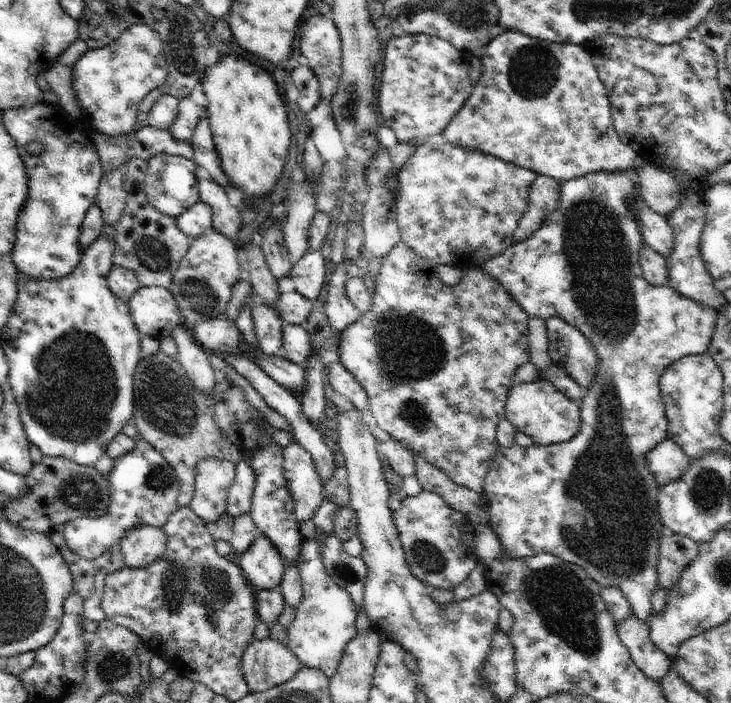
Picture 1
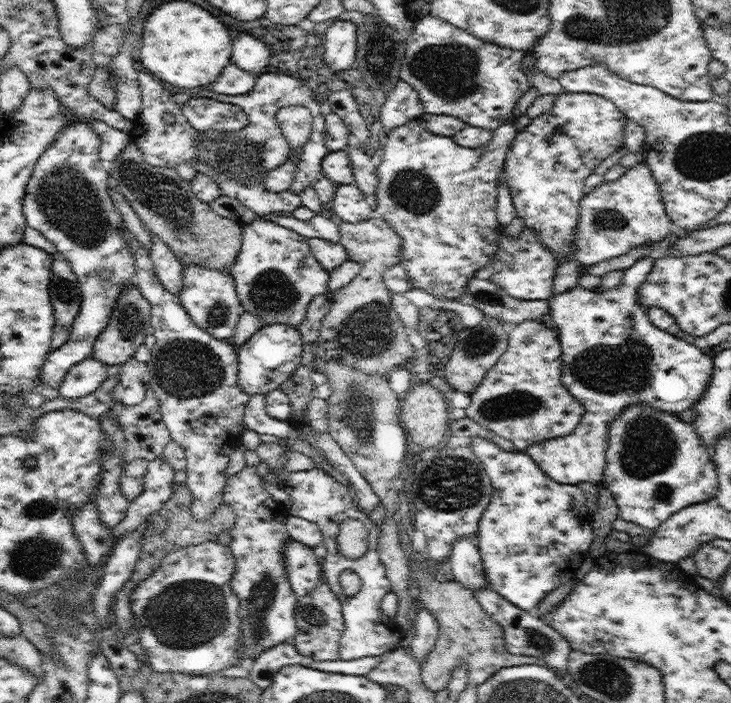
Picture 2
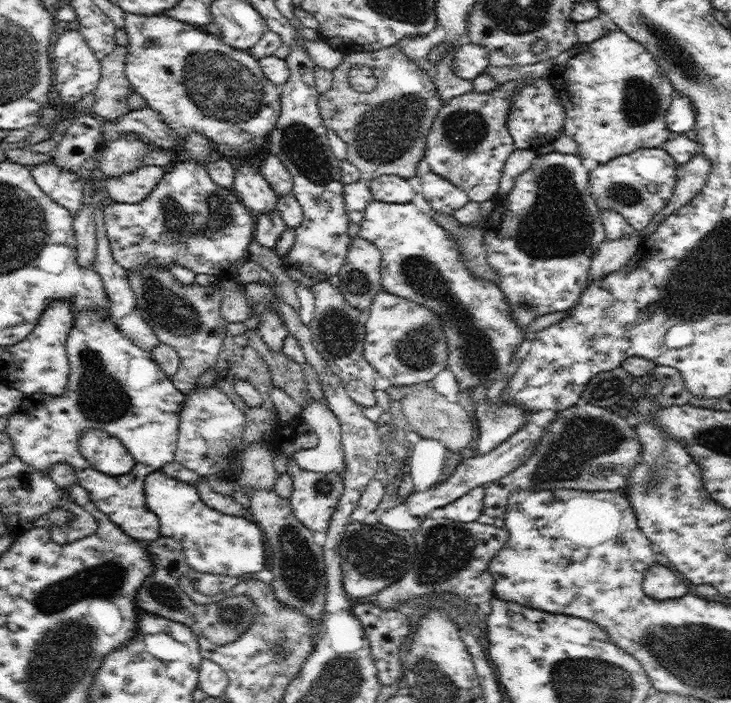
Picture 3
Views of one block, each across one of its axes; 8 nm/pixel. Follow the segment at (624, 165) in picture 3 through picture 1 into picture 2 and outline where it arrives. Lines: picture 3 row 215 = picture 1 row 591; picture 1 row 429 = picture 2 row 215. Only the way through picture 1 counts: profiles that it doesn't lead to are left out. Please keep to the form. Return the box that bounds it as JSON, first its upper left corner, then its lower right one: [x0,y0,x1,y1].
[576,158,675,268]

